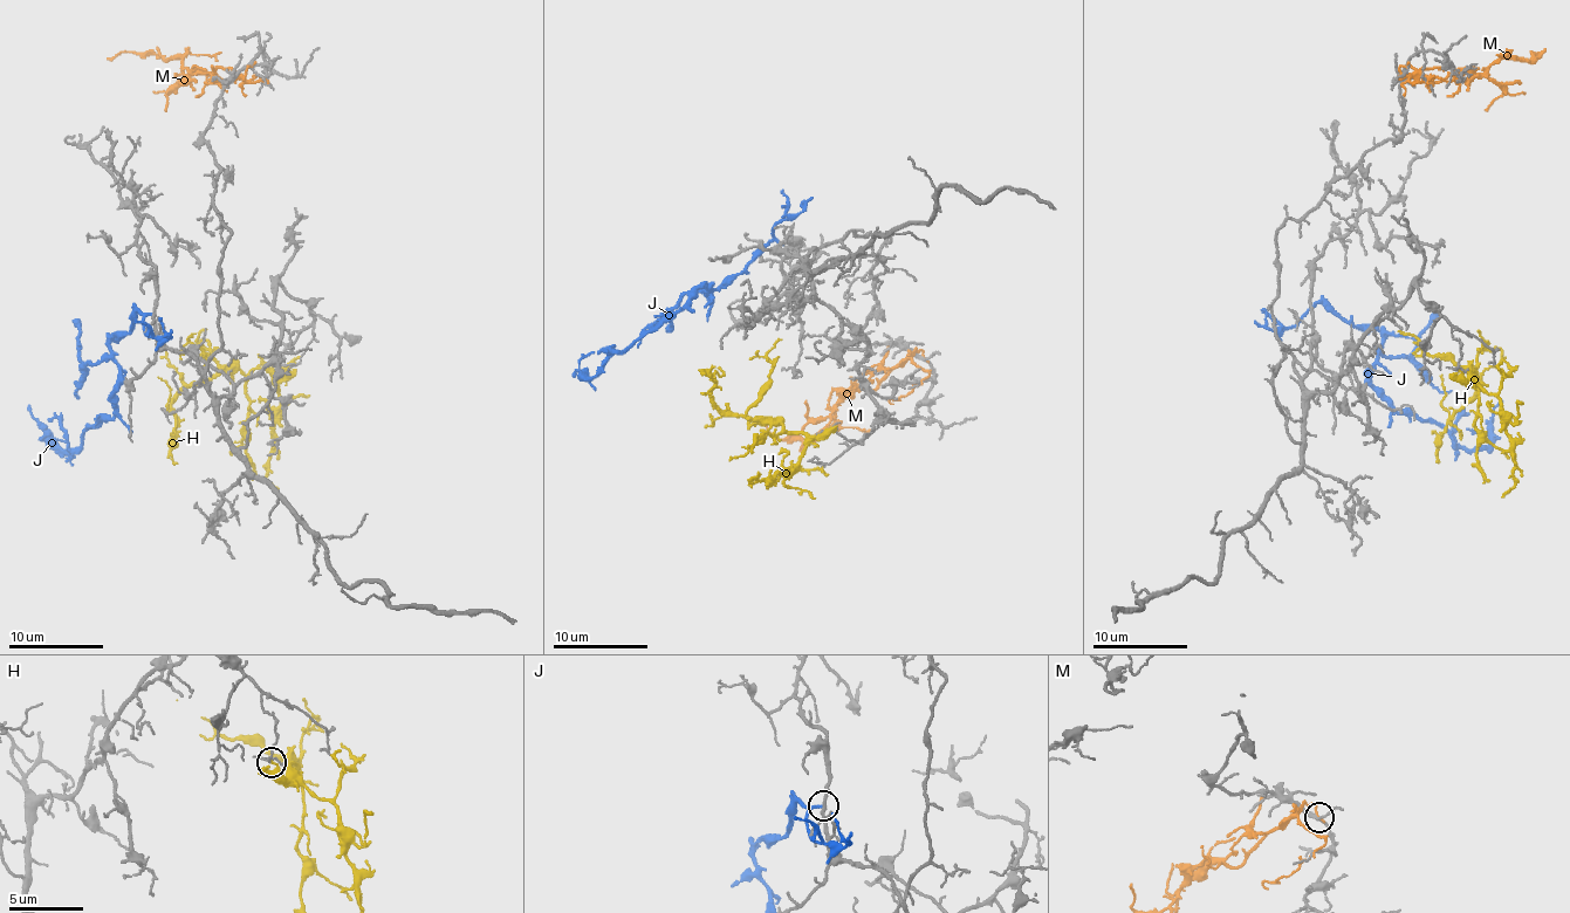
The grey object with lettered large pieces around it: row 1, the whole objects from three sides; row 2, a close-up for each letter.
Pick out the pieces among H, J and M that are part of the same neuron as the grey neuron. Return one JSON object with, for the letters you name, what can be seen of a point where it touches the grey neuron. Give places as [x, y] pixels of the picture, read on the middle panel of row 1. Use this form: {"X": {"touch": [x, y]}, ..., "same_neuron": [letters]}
{"same_neuron": []}

